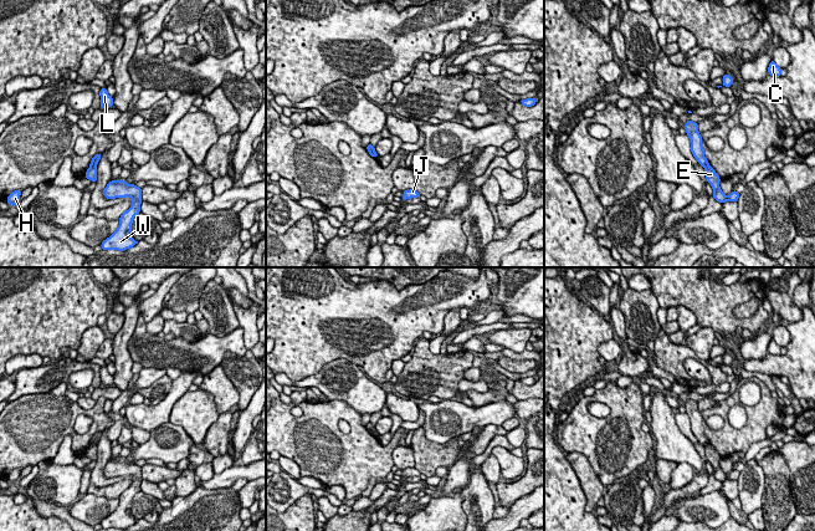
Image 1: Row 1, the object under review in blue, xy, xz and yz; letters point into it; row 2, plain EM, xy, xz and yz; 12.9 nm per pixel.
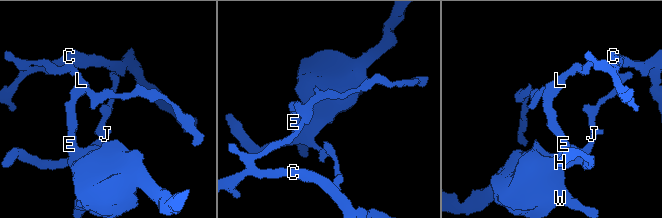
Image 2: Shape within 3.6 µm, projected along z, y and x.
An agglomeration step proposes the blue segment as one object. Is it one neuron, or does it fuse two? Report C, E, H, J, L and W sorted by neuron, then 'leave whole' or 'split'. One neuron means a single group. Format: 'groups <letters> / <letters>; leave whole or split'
groups C L / E H J W; split

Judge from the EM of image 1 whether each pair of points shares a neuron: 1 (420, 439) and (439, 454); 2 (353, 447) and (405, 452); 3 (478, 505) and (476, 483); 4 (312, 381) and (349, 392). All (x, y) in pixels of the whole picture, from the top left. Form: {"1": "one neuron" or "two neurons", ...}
{"1": "one neuron", "2": "two neurons", "3": "one neuron", "4": "one neuron"}

